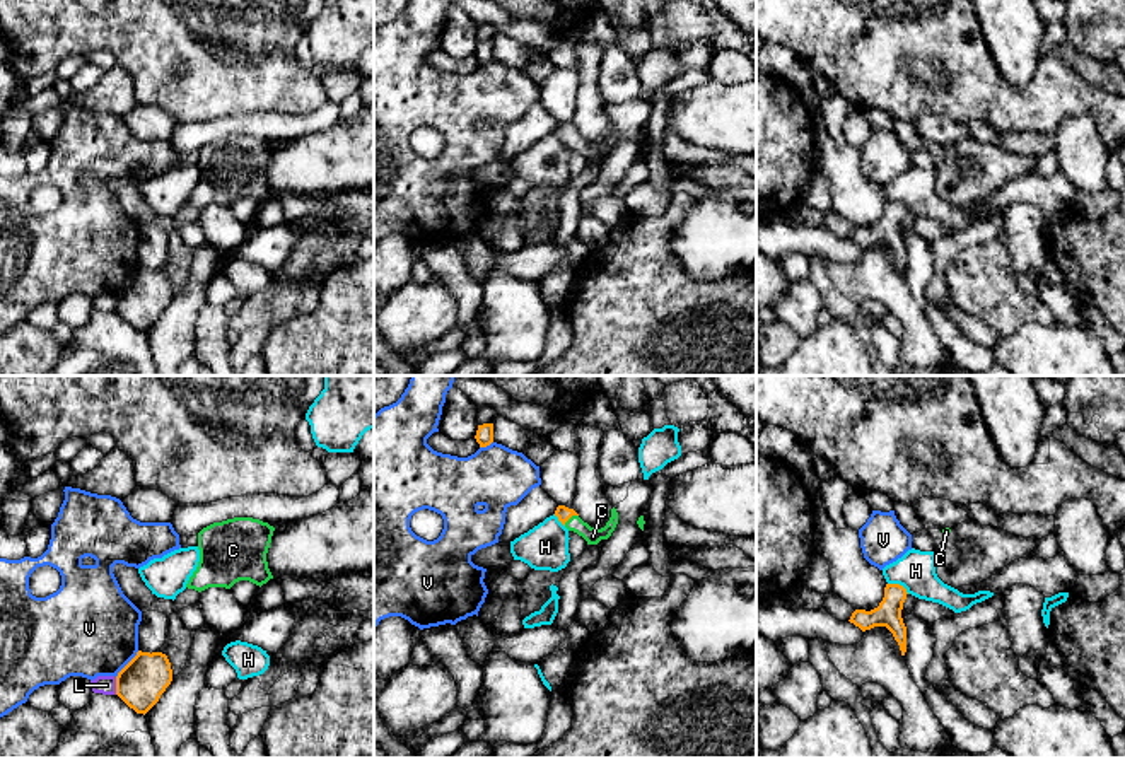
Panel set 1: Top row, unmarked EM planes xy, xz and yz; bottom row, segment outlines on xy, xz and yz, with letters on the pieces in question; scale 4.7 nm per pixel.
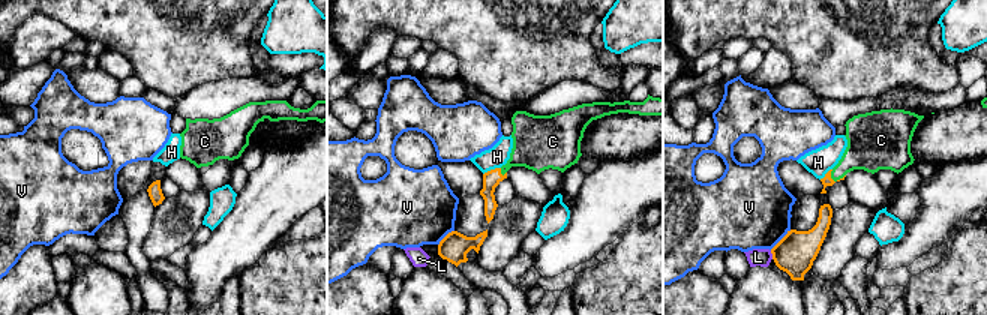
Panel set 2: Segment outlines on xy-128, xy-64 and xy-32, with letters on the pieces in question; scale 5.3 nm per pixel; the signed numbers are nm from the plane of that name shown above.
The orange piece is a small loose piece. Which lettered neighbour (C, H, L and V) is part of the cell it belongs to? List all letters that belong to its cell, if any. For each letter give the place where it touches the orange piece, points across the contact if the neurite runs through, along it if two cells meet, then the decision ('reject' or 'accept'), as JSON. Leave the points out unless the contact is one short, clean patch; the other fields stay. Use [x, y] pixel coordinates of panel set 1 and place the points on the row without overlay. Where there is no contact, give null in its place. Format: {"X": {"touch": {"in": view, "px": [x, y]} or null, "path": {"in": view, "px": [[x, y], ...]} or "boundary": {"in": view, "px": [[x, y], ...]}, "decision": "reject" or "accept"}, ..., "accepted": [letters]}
{"C": {"touch": {"in": "xz", "px": [571, 134]}, "path": {"in": "xz", "px": [[562, 130], [571, 134], [593, 154]]}, "decision": "accept"}, "H": {"touch": {"in": "yz", "px": [898, 202]}, "boundary": {"in": "yz", "px": [[888, 200], [898, 200], [909, 210]]}, "decision": "reject"}, "L": {"touch": {"in": "xy", "px": [116, 304]}, "boundary": {"in": "xy", "px": [[115, 296], [116, 311]]}, "decision": "reject"}, "V": {"touch": {"in": "xy", "px": [127, 282]}, "decision": "reject"}, "accepted": ["C"]}

